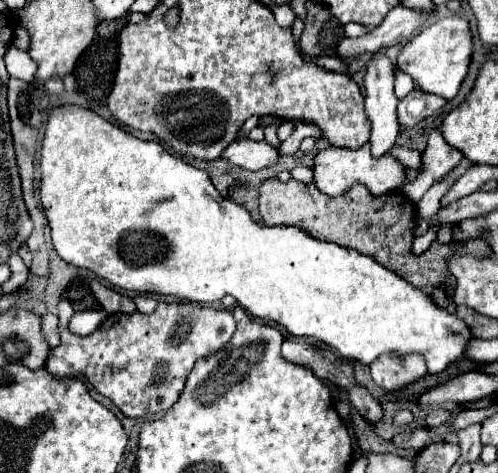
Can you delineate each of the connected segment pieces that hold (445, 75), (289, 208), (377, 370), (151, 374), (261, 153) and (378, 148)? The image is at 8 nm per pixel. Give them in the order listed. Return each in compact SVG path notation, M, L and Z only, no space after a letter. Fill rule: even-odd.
M453 13L435 25L423 29L413 41L409 41L399 55L399 69L409 73L415 85L433 95L441 95L445 99L453 99L459 93L463 79L469 73L469 63L473 55L473 35L469 29L469 21L461 13Z
M267 179L261 185L259 203L265 225L295 225L319 241L331 241L341 247L365 253L415 287L435 287L445 283L447 259L453 253L453 245L441 245L433 241L433 245L423 255L413 255L411 243L415 237L411 229L415 225L417 209L415 203L403 195L373 197L365 185L353 183L341 197L329 197L323 195L315 183L303 185L295 179L289 183Z
M411 353L409 357L381 355L371 365L373 381L385 391L395 391L399 387L405 387L423 377L425 373L427 373L425 359L415 353Z
M68 299L59 302L61 345L51 349L45 367L57 377L85 375L87 381L101 395L109 397L125 417L167 411L177 403L195 361L217 353L233 337L237 325L229 309L211 309L187 301L161 301L149 315L139 311L131 315L117 313L91 335L79 337L69 333L67 326L74 312L74 305Z
M239 139L239 141L233 141L233 145L229 145L221 157L229 159L233 165L239 165L243 169L257 171L275 163L279 155L277 155L277 149L271 147L267 141L257 143L249 139L243 139L243 141Z
M373 55L373 59L365 65L367 69L367 75L365 75L365 113L371 121L371 155L373 157L381 157L381 155L387 155L395 141L397 141L397 135L399 135L399 121L397 121L397 95L393 91L393 65L391 61L385 57L385 55Z

